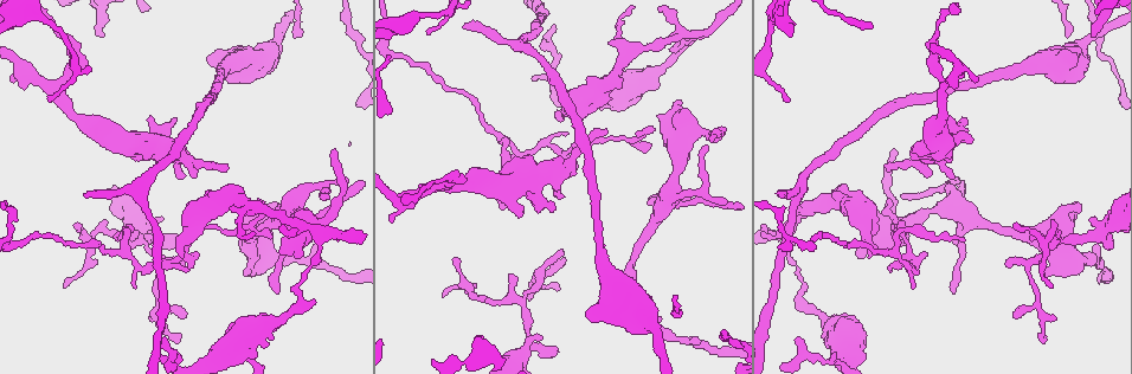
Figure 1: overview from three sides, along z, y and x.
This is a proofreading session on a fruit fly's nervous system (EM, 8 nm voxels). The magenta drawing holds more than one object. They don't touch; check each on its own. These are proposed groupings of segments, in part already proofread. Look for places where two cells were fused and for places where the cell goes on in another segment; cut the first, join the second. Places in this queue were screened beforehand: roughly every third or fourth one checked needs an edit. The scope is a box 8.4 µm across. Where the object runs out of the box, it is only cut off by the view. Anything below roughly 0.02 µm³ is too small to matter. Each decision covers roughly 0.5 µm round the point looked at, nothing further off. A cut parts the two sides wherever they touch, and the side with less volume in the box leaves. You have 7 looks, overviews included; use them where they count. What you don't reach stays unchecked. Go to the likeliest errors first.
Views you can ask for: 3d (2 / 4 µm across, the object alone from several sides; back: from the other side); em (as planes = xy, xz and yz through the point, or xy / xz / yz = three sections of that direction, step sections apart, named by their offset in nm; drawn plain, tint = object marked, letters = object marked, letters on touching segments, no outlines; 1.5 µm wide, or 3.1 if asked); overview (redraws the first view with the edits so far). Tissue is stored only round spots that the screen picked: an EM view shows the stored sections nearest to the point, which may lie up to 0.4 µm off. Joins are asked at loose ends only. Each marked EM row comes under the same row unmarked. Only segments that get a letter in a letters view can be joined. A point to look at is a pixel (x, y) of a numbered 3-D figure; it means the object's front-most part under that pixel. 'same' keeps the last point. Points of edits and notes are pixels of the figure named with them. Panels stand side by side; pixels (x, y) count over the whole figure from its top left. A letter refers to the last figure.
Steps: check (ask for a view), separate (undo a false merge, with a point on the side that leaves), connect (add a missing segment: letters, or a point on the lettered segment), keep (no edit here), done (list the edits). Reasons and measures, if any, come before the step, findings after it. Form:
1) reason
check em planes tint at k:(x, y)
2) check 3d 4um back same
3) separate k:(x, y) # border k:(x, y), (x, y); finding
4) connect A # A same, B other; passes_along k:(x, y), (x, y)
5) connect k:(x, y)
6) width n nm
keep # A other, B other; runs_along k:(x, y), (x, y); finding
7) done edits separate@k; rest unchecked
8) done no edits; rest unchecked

tapers out
check 3d 2um at 1:(892, 151)

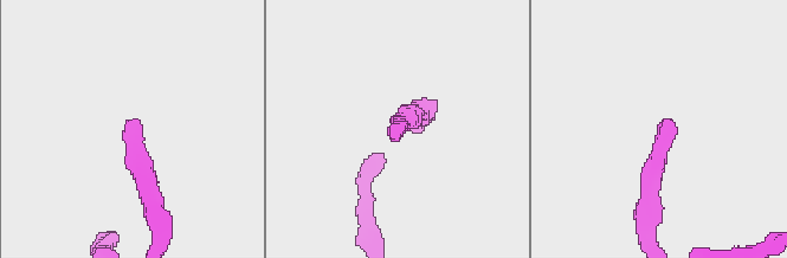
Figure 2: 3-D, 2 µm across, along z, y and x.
check em planes letters at 2:(392, 135)

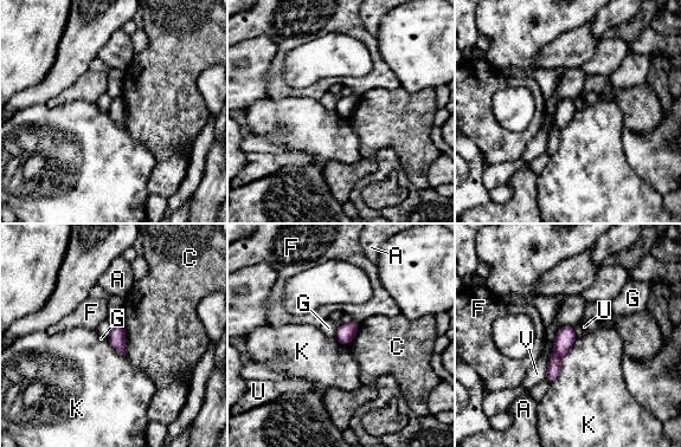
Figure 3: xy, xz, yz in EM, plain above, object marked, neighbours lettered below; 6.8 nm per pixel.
width 110 nm
keep # A other, C other, F other, G other, K other, U other, V other; border 3:(577, 337), (551, 383); no lettered segment goes on from it

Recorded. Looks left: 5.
an open end
check 3d 2um at 1:(85, 198)

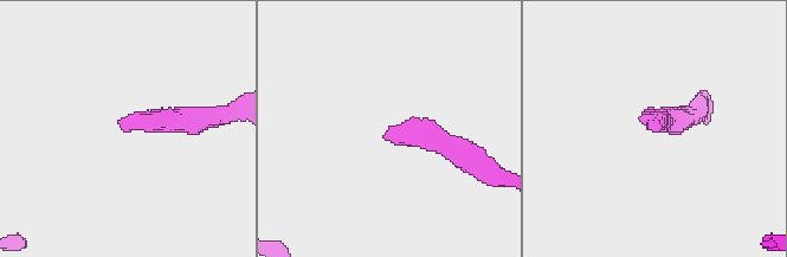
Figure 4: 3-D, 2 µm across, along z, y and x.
need the tissue
check em planes letters at 4:(388, 139)

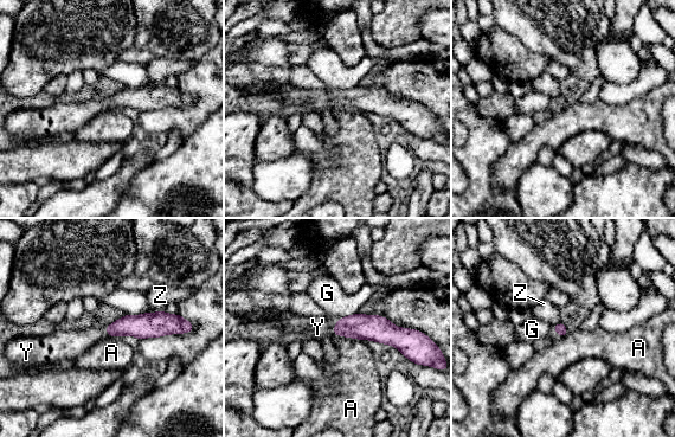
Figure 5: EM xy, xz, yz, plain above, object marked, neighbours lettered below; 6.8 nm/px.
connect Y # A other, G other, Y same, Z other; passes_along 5:(364, 327), (334, 327), (317, 327); it goes on there

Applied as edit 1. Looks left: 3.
thin end
check em planes letters at 1:(606, 129)

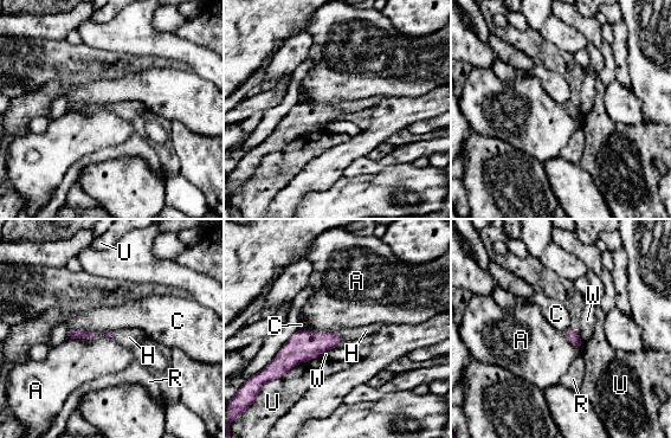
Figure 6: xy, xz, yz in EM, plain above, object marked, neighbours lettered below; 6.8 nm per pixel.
connect H # A other, C other, H same, R other, U other, W other; passes_along 6:(303, 346), (339, 336), (366, 330); it goes on there

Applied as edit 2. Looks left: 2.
done edits connect@5, connect@6; rest unchecked

